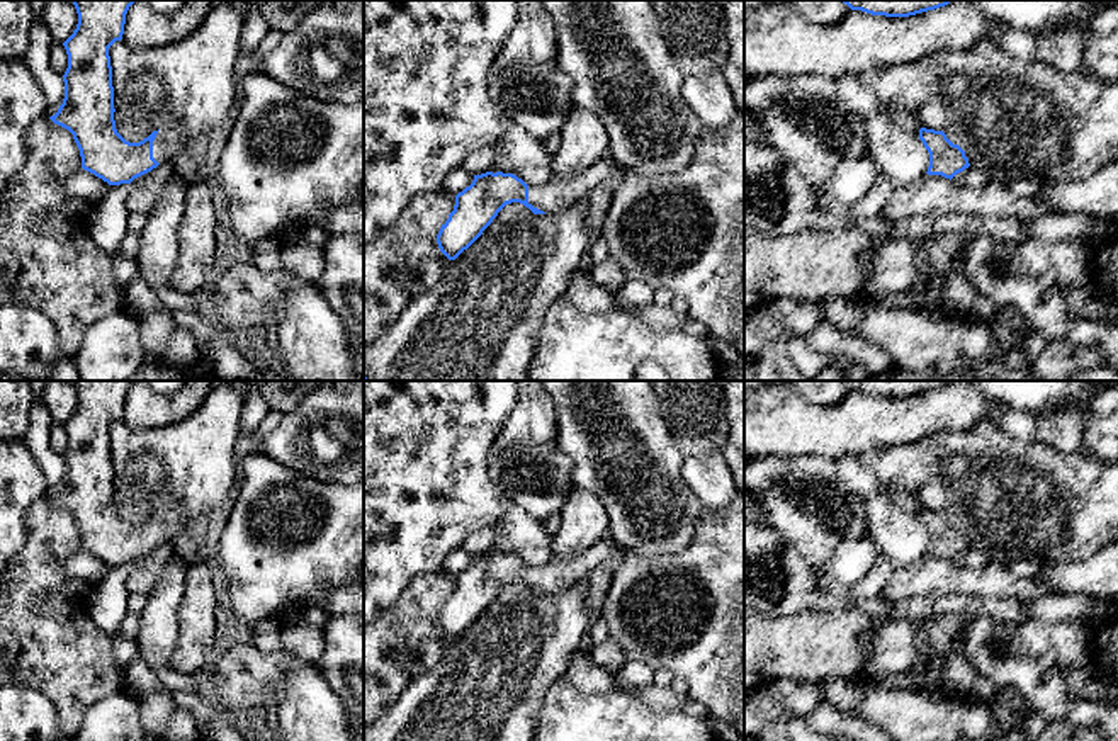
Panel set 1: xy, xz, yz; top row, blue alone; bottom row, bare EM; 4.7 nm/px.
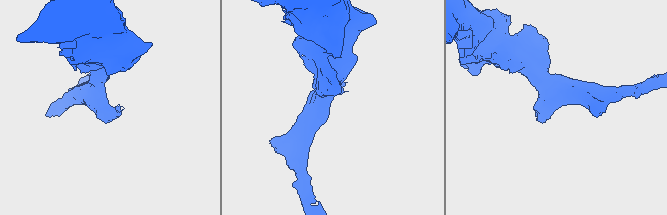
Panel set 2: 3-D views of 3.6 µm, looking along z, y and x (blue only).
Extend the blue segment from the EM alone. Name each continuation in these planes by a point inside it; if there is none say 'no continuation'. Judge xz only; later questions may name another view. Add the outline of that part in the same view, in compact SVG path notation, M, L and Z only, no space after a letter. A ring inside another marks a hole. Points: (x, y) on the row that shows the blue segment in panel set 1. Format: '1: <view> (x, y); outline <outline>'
1: xz (556, 194); outline M607 155L581 173L552 178L540 185L528 185L528 204L545 214L557 212L578 204L593 187L603 184L617 172L624 170Z

